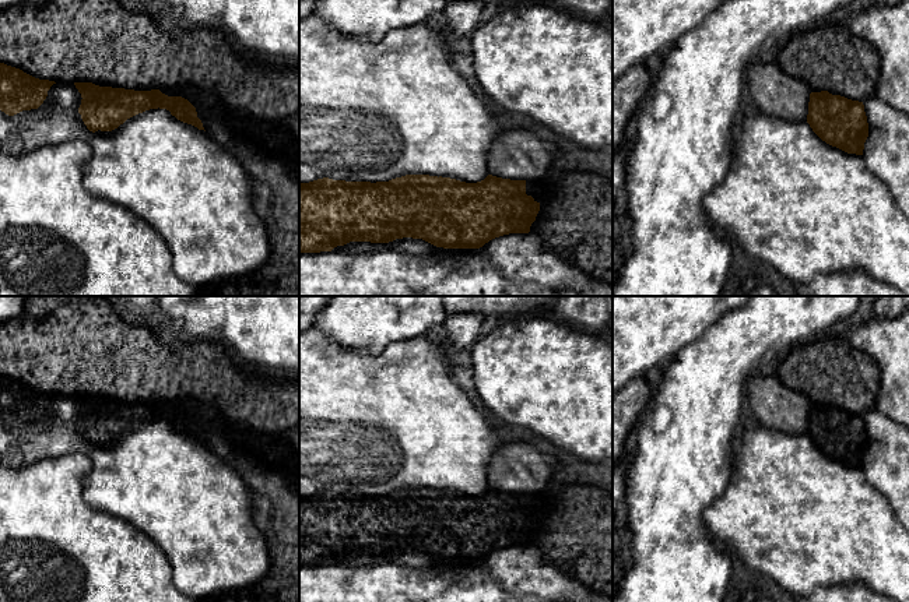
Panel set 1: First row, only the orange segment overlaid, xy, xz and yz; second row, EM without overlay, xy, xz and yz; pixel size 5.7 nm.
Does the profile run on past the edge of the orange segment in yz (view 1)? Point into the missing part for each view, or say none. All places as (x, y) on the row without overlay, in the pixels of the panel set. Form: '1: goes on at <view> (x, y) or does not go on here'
1: does not go on here

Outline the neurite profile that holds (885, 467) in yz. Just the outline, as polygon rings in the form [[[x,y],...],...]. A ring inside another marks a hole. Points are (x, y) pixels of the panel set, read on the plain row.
[[[873,408],[863,415],[868,436],[863,473],[888,500],[895,517],[909,531],[909,429]]]

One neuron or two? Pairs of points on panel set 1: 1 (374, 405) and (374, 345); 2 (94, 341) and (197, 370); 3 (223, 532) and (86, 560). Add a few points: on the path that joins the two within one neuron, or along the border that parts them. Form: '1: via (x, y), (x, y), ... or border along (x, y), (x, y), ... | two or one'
1: border along (403, 340), (388, 345), (375, 355), (341, 347) | two
2: via (119, 327), (130, 331), (167, 368), (172, 368) | one
3: border along (132, 524), (141, 530), (162, 551), (172, 574) | two

